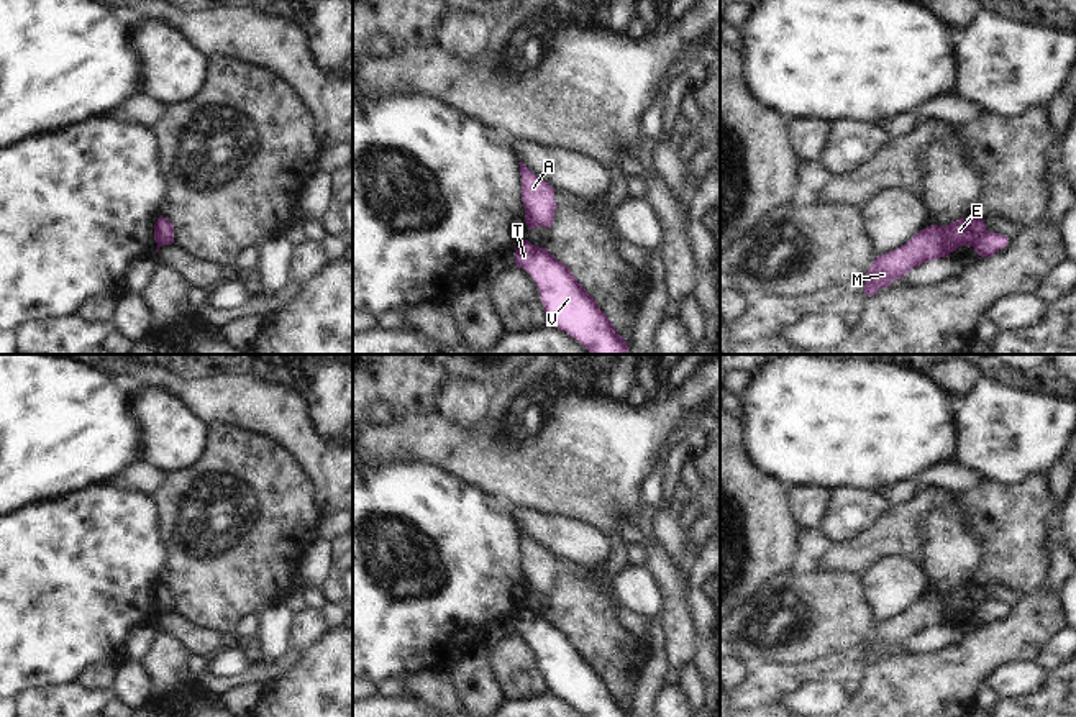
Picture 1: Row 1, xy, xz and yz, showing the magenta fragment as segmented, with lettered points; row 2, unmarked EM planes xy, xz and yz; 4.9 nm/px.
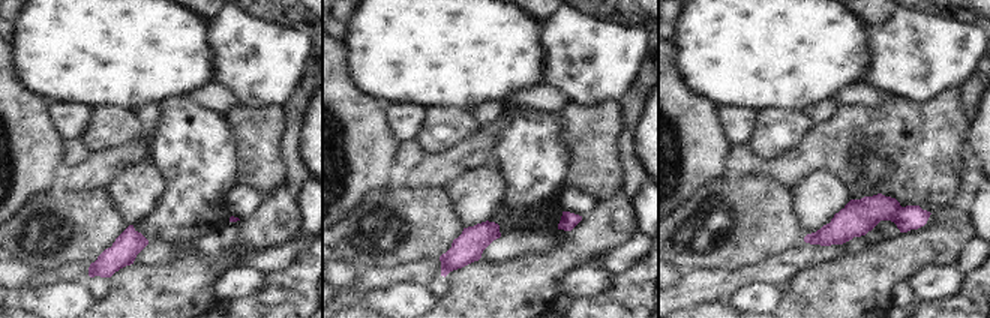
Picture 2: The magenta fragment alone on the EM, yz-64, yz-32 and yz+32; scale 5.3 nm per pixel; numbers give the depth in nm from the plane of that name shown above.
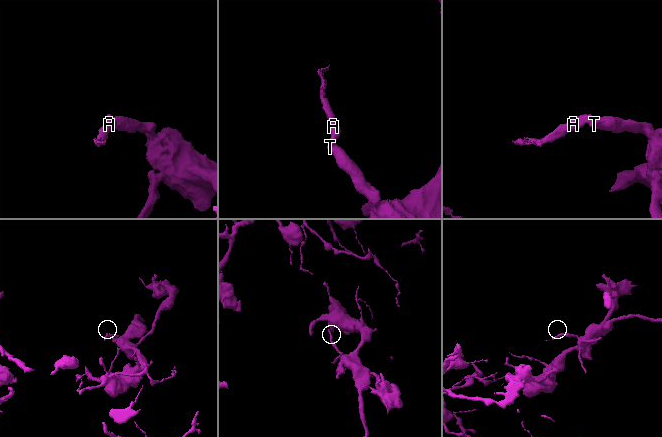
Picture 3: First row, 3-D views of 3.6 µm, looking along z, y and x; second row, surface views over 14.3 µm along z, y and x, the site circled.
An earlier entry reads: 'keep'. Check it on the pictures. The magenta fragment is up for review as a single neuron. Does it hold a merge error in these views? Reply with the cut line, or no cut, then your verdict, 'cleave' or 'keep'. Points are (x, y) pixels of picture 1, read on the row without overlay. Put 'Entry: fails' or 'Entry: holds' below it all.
cut yz (986, 598), (973, 614); cleave
Entry: fails

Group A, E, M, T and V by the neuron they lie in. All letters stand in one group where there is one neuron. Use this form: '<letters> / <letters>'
A E M / T V

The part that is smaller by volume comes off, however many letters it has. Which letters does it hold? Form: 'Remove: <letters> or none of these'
Remove: A, E, M

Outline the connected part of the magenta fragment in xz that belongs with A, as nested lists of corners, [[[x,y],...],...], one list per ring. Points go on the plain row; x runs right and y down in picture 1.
[[[520,528],[520,543],[522,543],[522,569],[525,573],[525,589],[528,597],[535,594],[549,596],[554,589],[554,579],[558,573],[554,571],[554,556],[535,543],[522,528]]]

